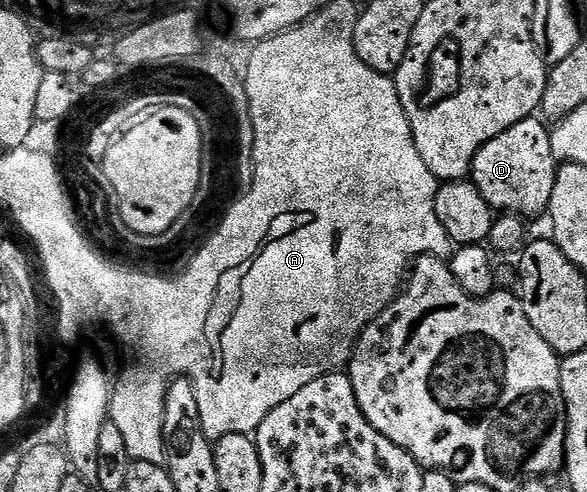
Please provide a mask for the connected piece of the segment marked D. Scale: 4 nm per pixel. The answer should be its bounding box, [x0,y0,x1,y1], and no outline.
[470,115,558,219]

